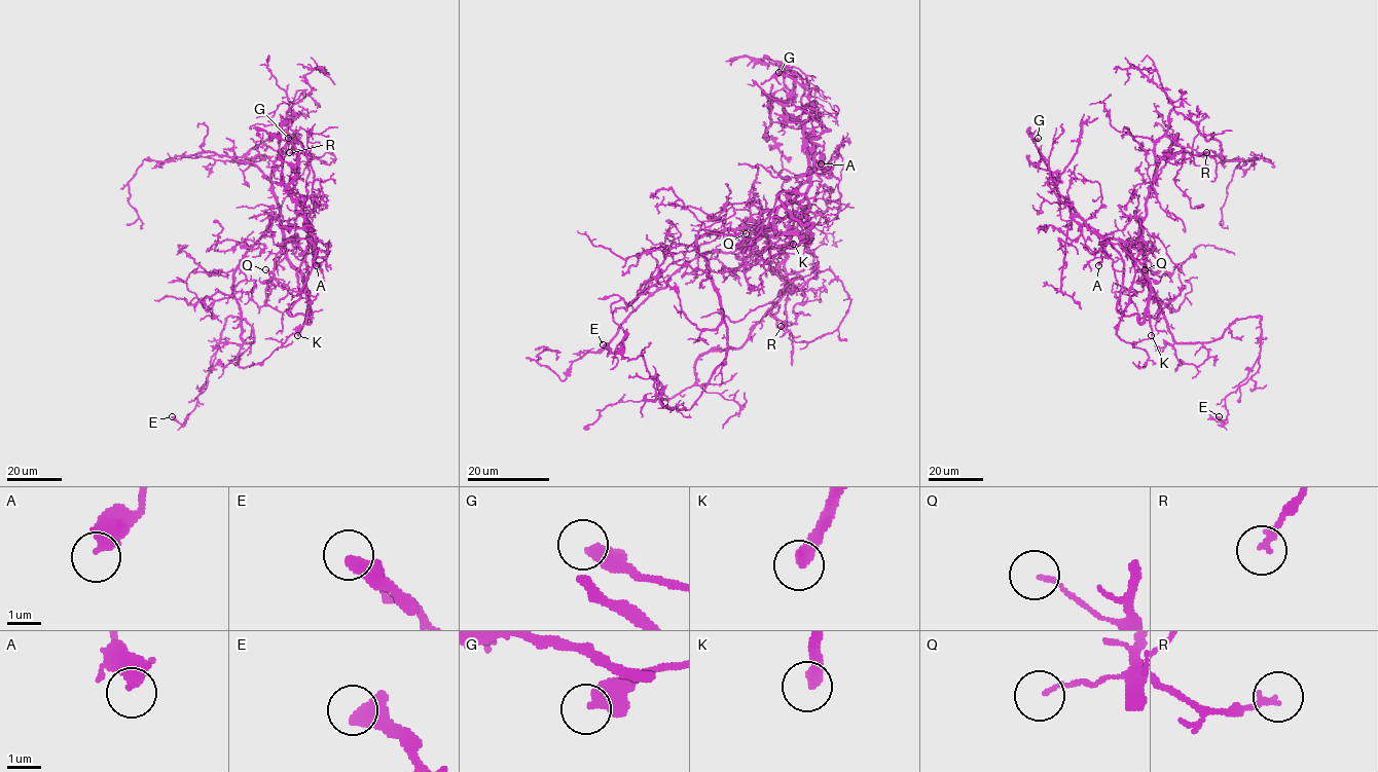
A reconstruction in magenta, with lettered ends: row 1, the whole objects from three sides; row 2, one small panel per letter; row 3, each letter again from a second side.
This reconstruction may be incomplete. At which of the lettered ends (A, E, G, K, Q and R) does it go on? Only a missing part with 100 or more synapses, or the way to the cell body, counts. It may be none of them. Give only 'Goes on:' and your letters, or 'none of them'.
Goes on: K

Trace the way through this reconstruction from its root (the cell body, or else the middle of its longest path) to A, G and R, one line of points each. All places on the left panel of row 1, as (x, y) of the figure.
A: (253, 244), (277, 218), (283, 243), (310, 240), (316, 265)
G: (253, 244), (274, 218), (283, 243), (311, 237), (302, 206), (313, 171), (305, 149), (288, 138)
R: (253, 244), (268, 224), (279, 216), (273, 190), (272, 168), (291, 136), (293, 154), (289, 152)

